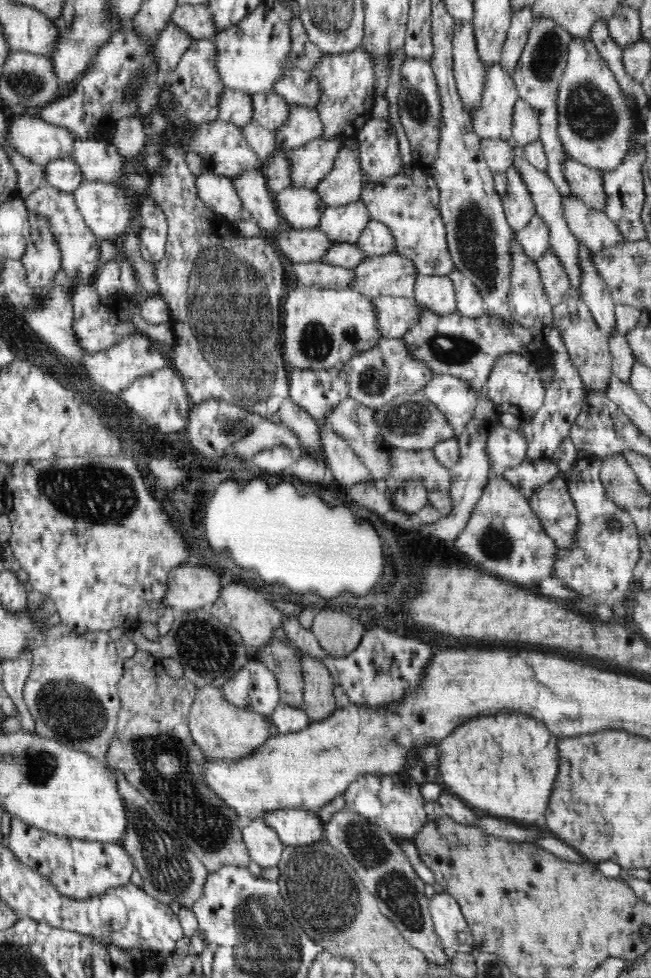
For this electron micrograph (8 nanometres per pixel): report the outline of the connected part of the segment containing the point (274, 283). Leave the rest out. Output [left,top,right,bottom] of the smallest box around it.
[146,143,326,463]

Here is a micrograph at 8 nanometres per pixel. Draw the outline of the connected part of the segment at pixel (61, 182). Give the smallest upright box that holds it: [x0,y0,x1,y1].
[44,157,83,194]

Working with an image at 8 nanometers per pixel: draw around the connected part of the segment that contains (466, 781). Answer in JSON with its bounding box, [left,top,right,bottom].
[438,713,558,826]

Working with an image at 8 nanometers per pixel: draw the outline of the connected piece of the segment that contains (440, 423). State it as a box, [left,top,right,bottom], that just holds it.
[374,390,455,451]

